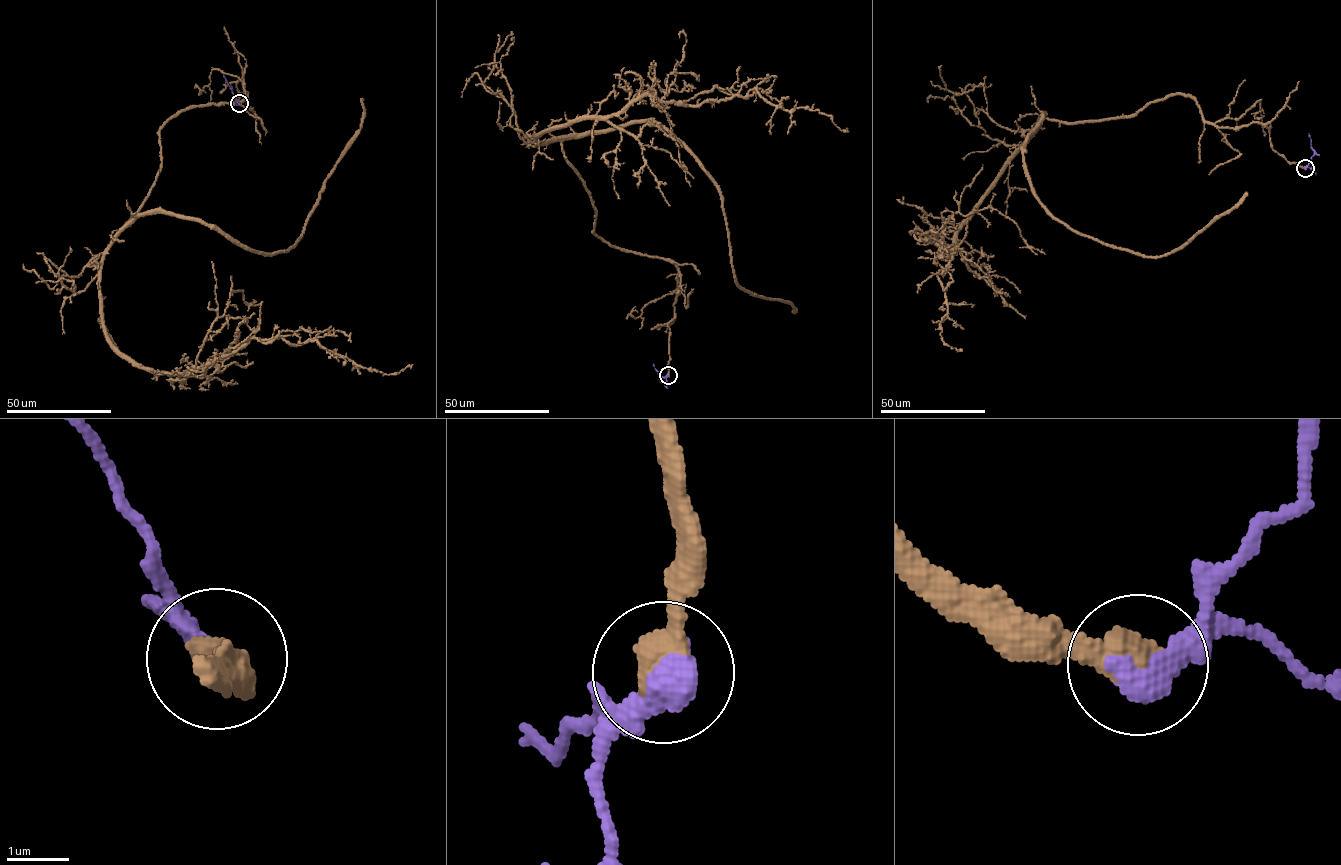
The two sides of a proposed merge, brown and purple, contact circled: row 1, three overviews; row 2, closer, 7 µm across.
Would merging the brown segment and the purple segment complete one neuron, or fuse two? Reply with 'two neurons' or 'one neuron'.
one neuron

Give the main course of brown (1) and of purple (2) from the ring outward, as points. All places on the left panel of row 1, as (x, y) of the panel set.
1: (239, 103), (242, 78), (247, 100), (159, 132), (103, 330), (151, 371), (283, 337), (410, 368)
2: (239, 103), (223, 74)

